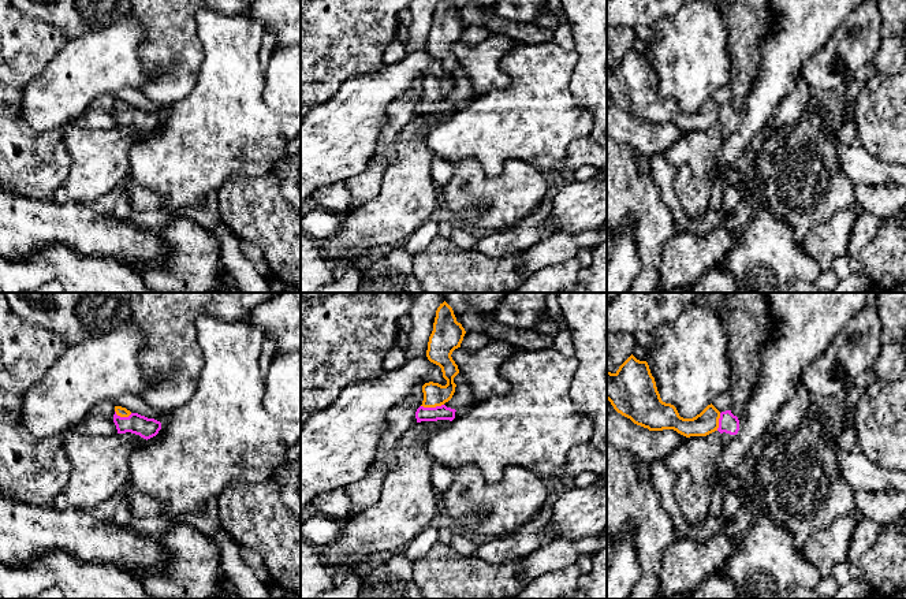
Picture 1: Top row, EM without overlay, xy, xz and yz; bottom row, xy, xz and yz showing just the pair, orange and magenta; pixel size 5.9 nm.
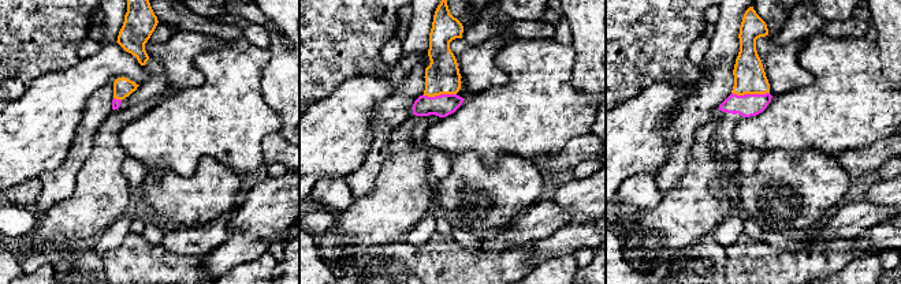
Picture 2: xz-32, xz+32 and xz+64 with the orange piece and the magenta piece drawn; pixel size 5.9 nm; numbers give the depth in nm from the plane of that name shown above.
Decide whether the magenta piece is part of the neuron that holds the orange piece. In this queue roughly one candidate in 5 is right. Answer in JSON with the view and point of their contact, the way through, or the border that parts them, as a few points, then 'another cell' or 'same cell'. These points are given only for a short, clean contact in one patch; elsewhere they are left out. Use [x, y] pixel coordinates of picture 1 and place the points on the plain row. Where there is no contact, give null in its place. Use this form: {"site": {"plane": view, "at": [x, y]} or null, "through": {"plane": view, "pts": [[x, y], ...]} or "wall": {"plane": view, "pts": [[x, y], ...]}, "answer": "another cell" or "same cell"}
{"site": {"plane": "xz", "at": [432, 100]}, "through": {"plane": "xz", "pts": [[435, 88], [432, 100], [442, 105]]}, "answer": "same cell"}

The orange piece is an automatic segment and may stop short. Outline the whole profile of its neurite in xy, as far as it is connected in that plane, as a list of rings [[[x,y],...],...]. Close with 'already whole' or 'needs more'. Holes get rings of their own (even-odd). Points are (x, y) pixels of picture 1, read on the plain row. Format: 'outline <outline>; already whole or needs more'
outline [[[115,100],[113,116],[118,127],[131,126],[143,133],[150,133],[161,123],[161,116],[154,112],[148,112],[138,107],[131,107],[126,101]]]; needs more

